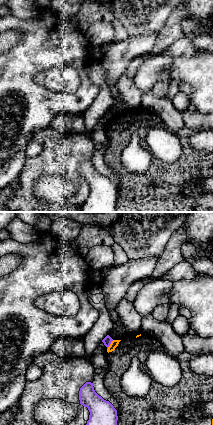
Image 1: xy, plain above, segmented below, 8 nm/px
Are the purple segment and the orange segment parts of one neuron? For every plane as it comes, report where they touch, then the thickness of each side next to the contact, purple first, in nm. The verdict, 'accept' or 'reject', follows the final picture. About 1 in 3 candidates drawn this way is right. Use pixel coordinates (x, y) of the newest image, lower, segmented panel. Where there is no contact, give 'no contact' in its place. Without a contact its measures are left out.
(109, 345) | 70/60 nm

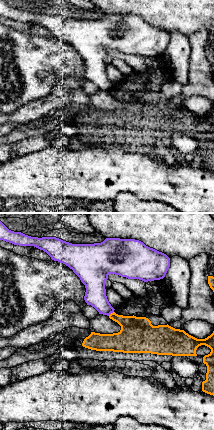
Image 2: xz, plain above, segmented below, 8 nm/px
(110, 313) | 170/240 nm

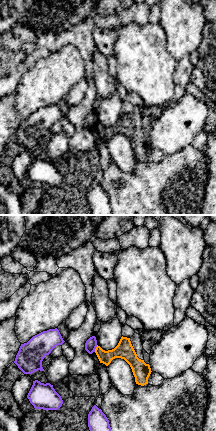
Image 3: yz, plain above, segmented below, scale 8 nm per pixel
(95, 348) | 90/140 nm

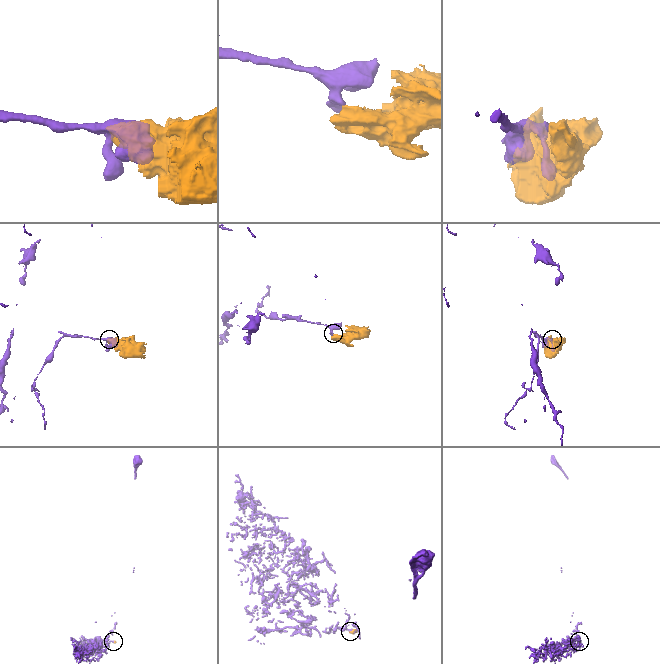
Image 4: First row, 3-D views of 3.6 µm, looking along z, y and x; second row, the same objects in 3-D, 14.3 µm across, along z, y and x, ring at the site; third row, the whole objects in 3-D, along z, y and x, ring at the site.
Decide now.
reject

